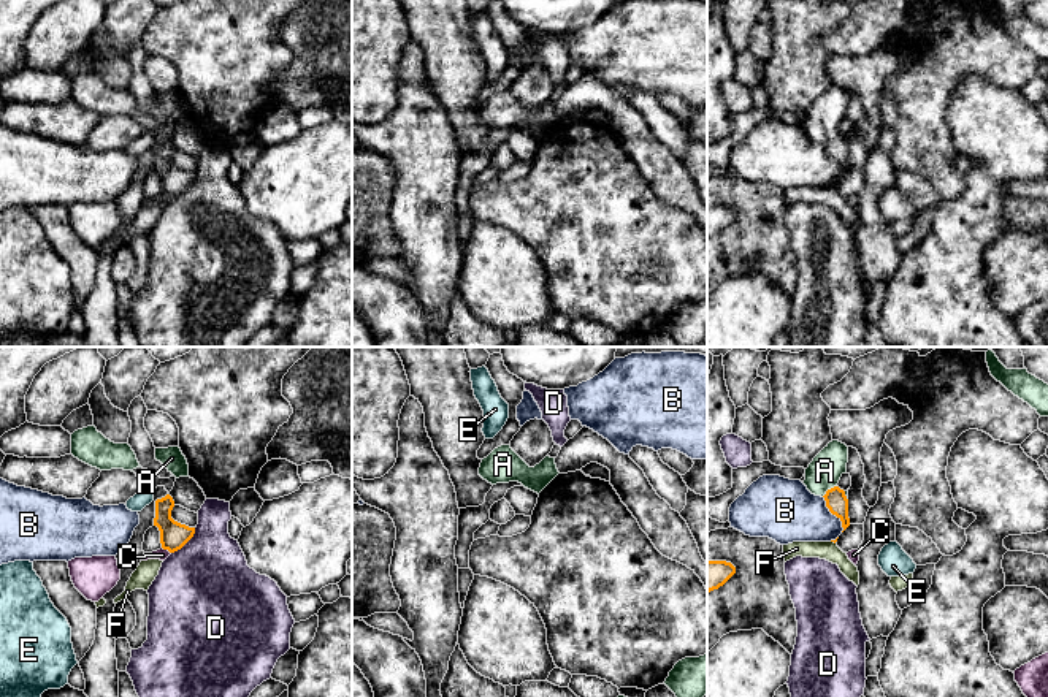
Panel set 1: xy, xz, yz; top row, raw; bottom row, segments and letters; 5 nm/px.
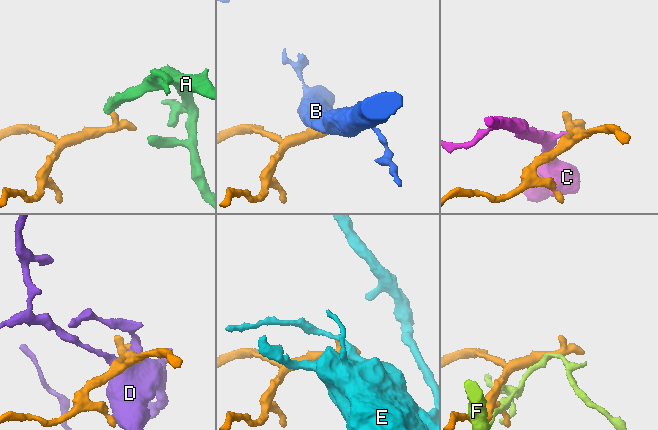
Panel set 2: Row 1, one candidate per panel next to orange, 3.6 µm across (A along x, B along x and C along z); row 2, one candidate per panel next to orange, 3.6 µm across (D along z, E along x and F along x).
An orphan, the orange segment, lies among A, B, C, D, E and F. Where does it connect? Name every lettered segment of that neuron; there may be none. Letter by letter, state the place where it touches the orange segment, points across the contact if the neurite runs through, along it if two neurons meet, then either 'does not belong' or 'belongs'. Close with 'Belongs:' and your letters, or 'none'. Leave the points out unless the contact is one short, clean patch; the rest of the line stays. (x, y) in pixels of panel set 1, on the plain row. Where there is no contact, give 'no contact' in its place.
A: yz (828, 135) | across yz (836, 146), (828, 135), (825, 116) | belongs
B: yz (833, 159) | does not belong
C: xy (167, 194) | along xy (162, 192), (170, 198) | does not belong
D: xy (186, 187) | does not belong
E: yz (845, 141) | does not belong
F: yz (833, 186) | does not belong
Belongs: A

